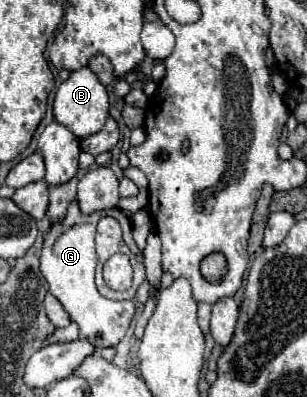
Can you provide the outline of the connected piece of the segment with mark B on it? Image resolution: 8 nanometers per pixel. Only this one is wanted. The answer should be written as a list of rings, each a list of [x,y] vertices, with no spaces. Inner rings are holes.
[[[81,68],[81,70],[71,72],[69,78],[57,88],[55,102],[53,102],[53,116],[59,124],[67,126],[77,138],[85,138],[89,134],[99,132],[109,116],[107,88],[99,82],[99,78],[89,68]]]

